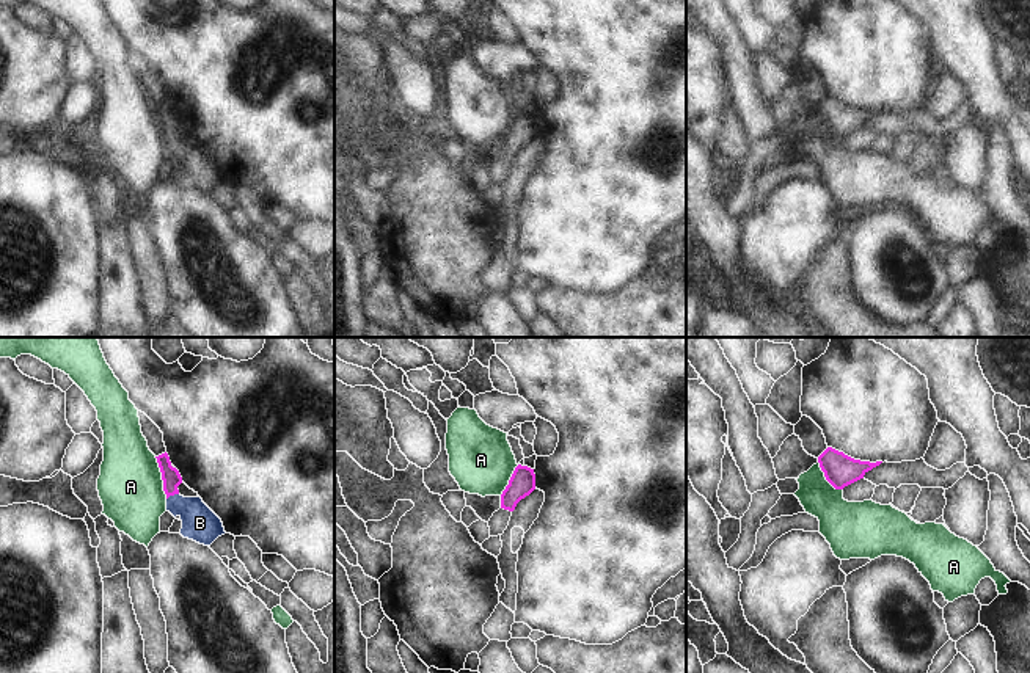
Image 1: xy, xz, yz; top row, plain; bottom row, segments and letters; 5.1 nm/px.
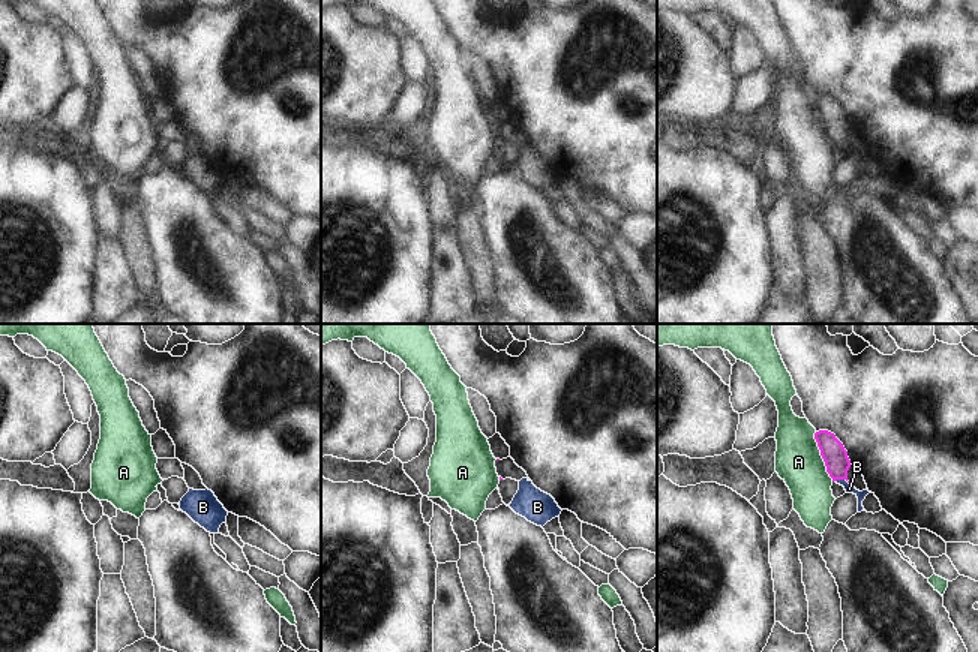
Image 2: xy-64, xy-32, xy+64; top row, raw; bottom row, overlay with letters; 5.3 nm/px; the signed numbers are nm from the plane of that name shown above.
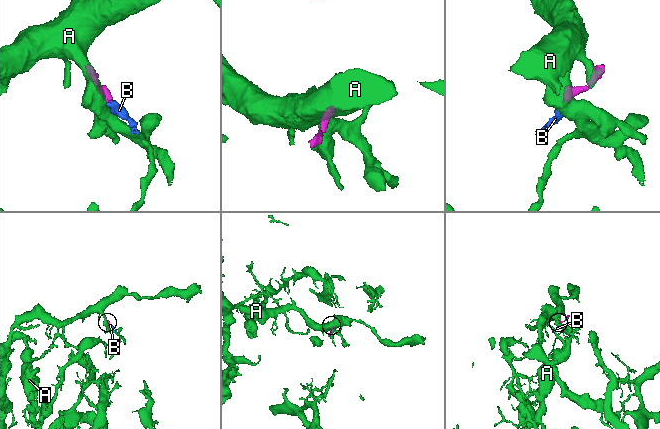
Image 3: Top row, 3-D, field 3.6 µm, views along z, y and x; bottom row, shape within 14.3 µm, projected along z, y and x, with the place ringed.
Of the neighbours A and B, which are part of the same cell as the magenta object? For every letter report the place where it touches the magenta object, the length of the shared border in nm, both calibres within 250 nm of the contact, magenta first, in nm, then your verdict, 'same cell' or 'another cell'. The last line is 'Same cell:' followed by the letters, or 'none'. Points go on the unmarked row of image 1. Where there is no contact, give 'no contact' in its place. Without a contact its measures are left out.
A: meets magenta in xy at (162, 126); contact 220 nm long; 100 nm thick on the magenta side, 320 nm on the other; another cell
B: meets magenta in xy at (171, 143); contact 70 nm long; 100 nm thick on the magenta side, 180 nm on the other; same cell
Same cell: B

